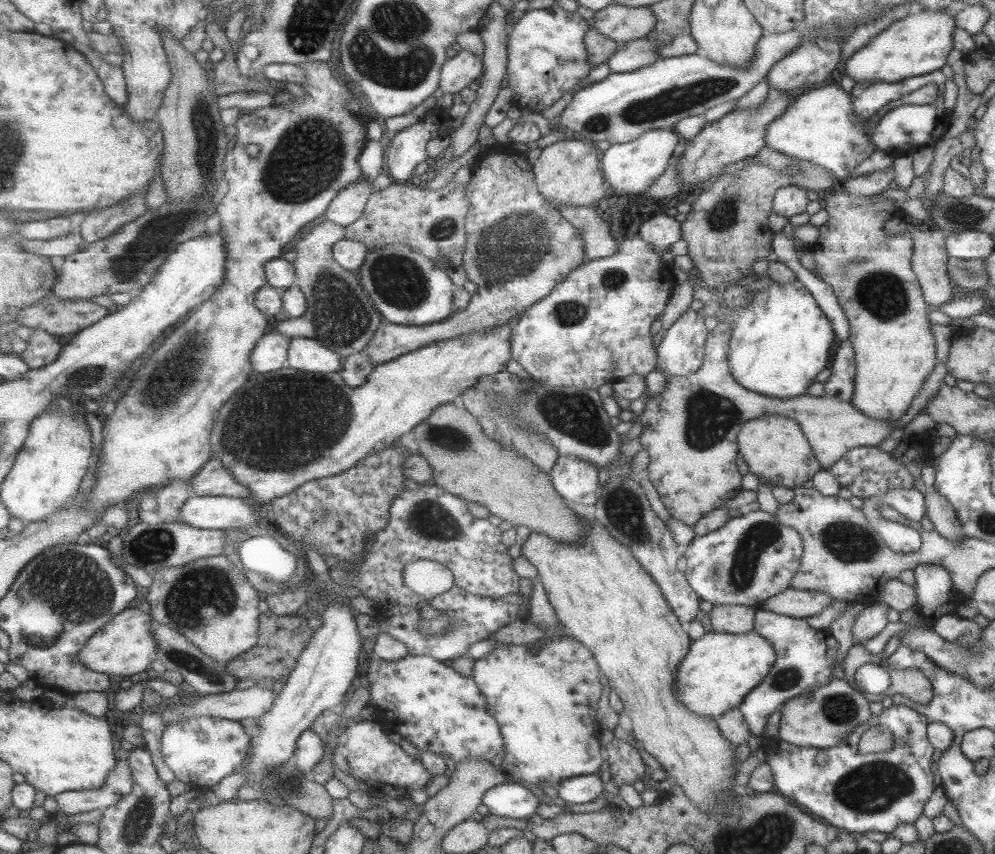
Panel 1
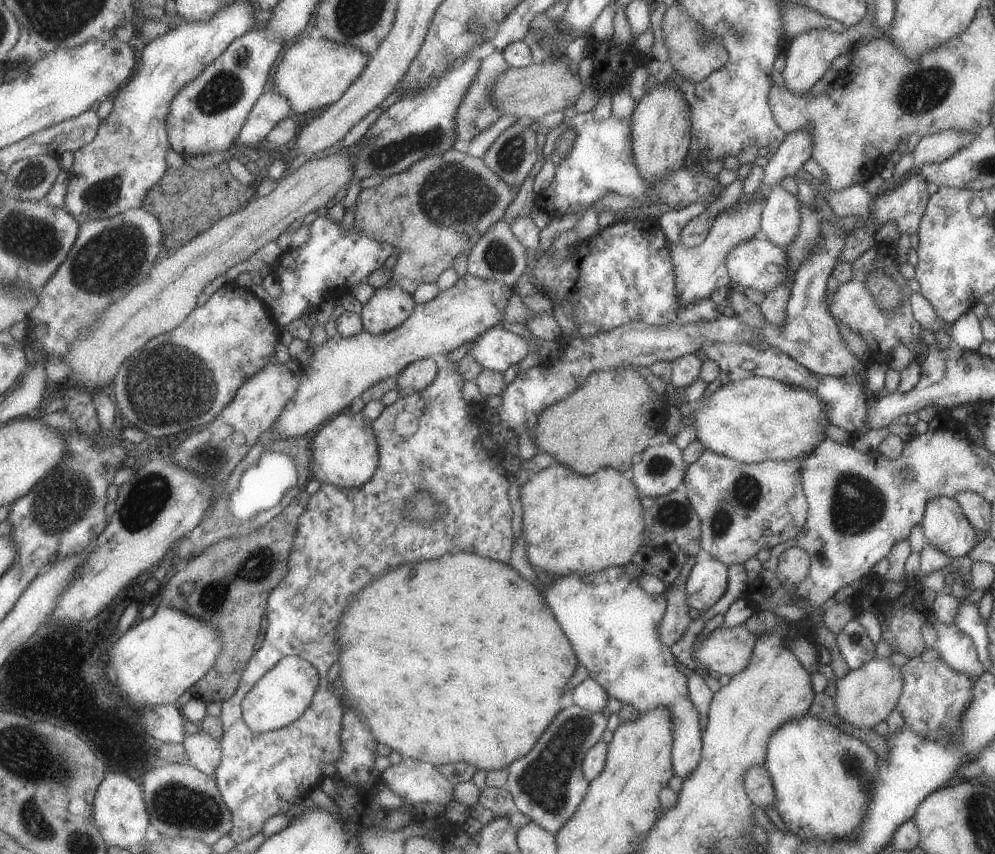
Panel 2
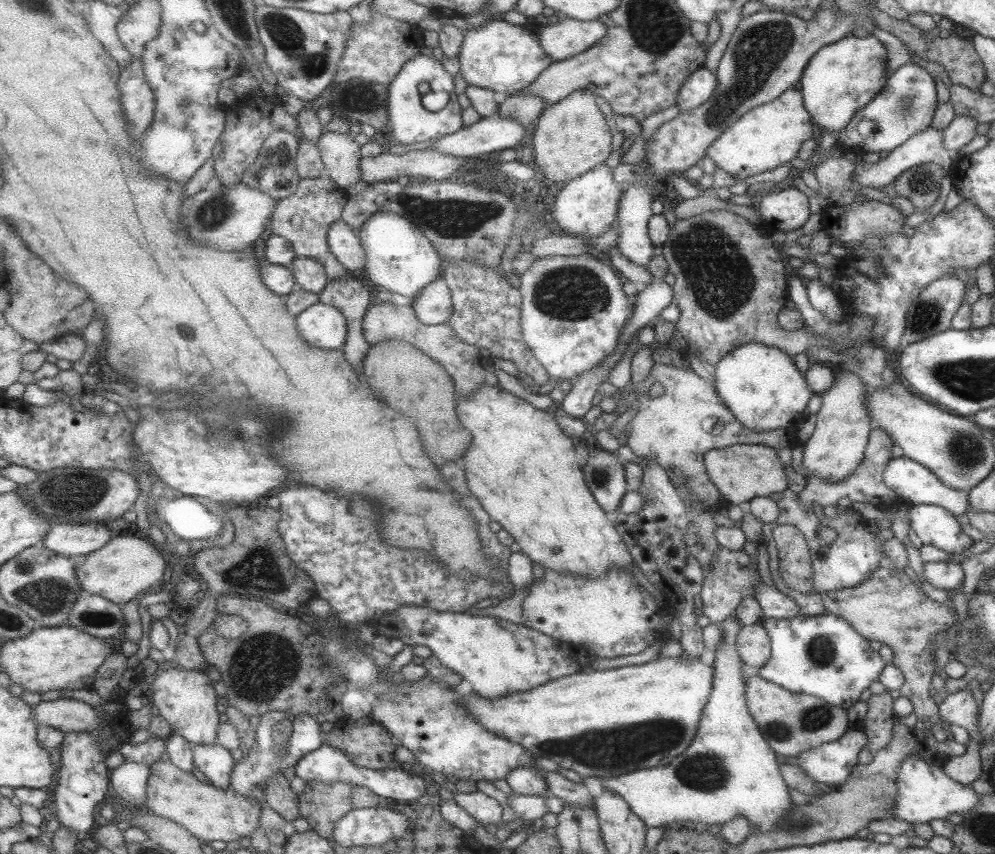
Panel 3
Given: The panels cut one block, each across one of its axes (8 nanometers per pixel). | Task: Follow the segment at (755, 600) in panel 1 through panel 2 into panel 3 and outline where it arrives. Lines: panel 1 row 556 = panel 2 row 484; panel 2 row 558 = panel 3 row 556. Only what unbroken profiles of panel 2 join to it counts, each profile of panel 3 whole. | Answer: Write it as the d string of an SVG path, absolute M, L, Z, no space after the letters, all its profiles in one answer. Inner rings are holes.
M722 547L713 553L713 559L706 562L707 569L702 579L701 614L706 616L711 623L720 623L726 617L731 616L734 608L747 596L753 597L755 586L761 582L757 574L757 564L753 563L743 548L739 551L731 551Z

